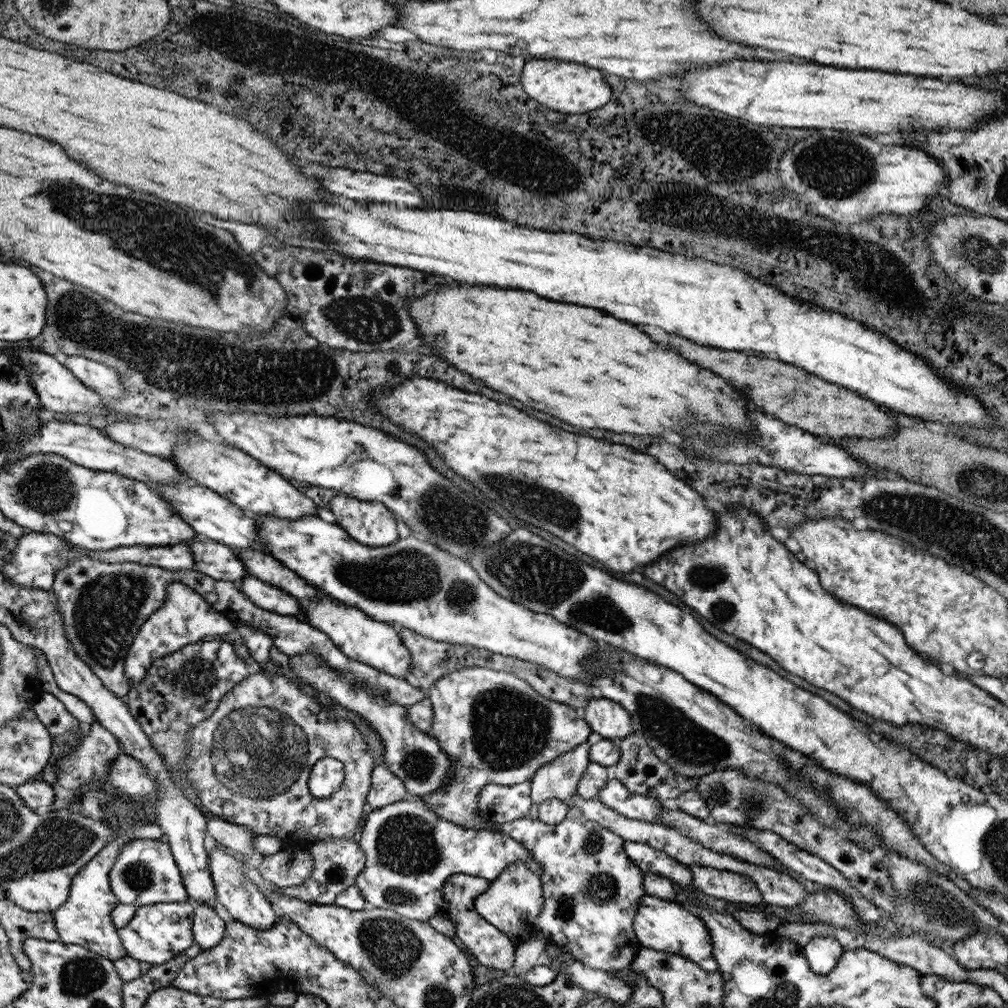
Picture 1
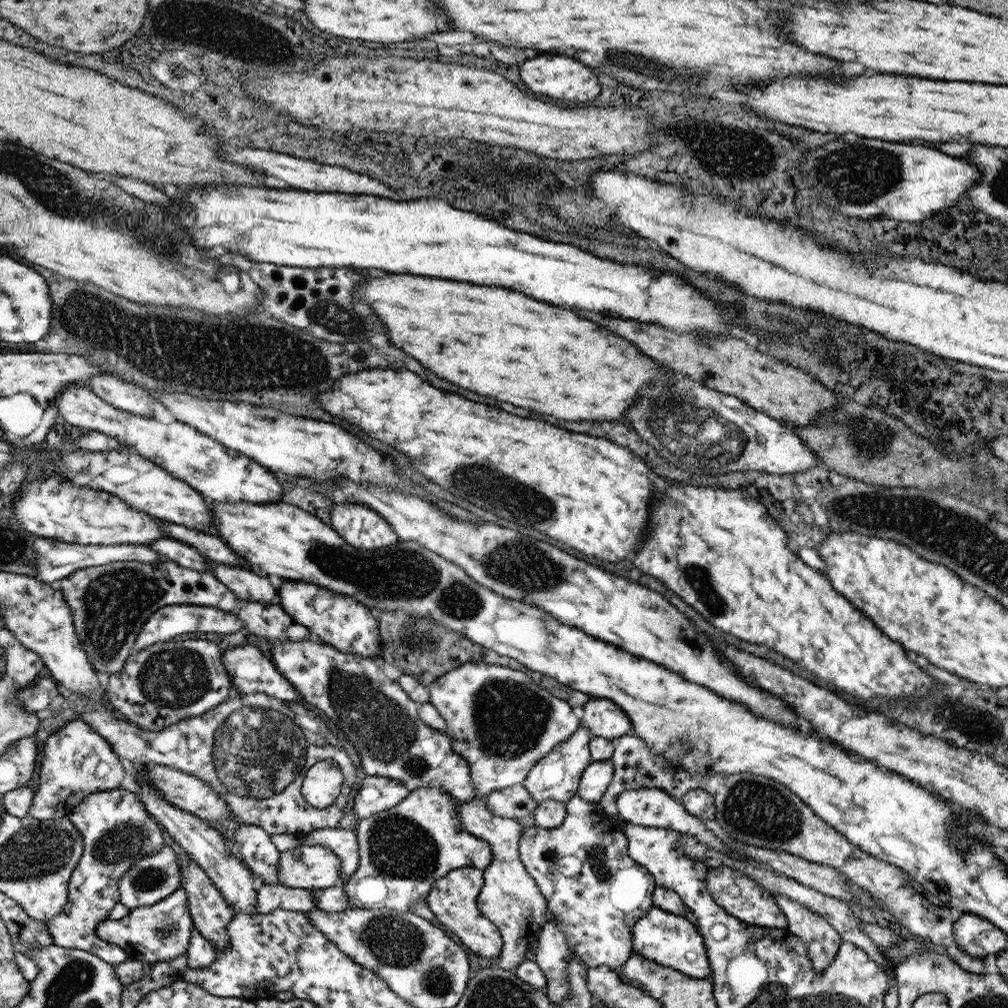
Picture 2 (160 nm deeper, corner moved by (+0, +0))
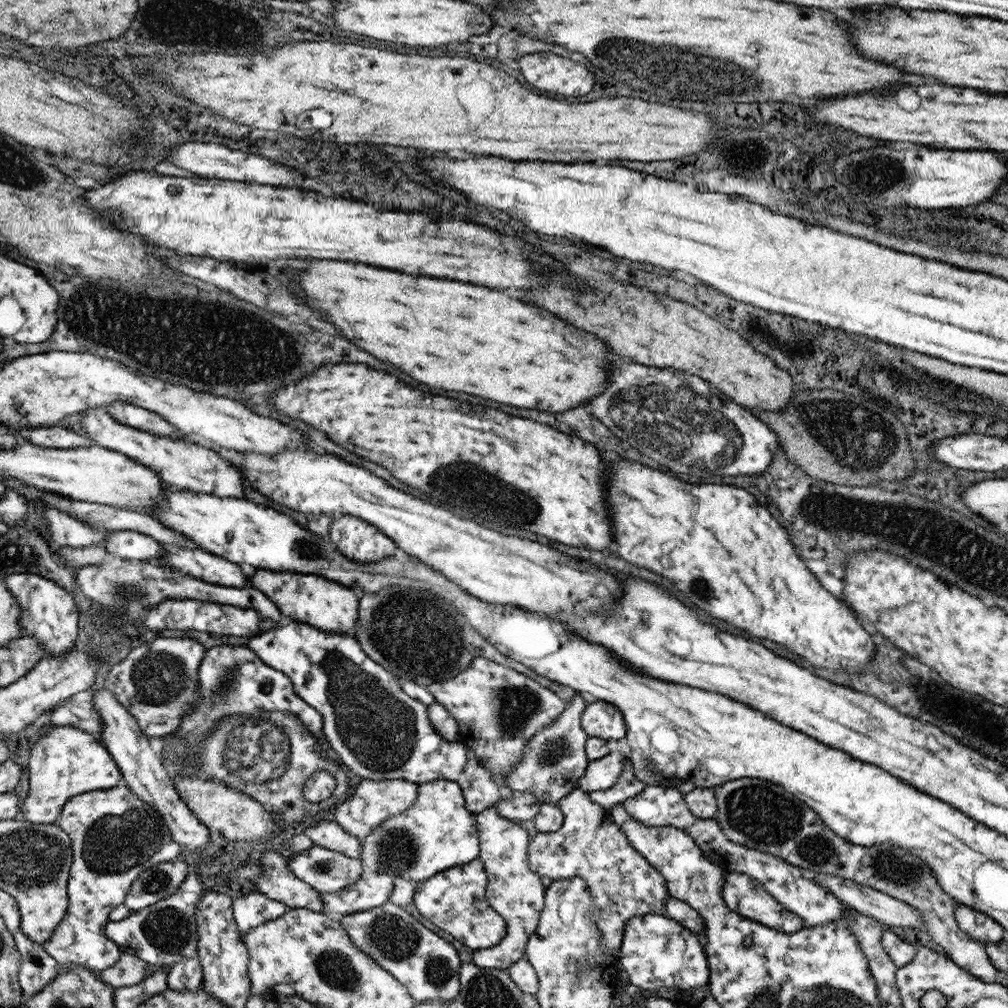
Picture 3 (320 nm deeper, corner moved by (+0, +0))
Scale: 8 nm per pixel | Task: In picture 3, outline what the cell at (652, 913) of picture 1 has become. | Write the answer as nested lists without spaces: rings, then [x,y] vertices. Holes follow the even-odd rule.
[[[657,914],[633,916],[625,921],[622,936],[617,960],[633,986],[649,991],[662,986],[691,989],[707,984],[709,971],[702,938],[671,917]]]

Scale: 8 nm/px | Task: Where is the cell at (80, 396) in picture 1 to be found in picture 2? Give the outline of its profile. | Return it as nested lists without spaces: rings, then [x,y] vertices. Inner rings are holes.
[[[66,386],[57,399],[53,401],[53,406],[57,408],[57,414],[66,420],[69,424],[76,426],[78,429],[83,427],[87,430],[100,432],[109,438],[114,438],[119,444],[124,444],[126,448],[132,448],[133,452],[141,457],[152,461],[153,464],[159,465],[171,477],[175,477],[187,484],[191,489],[195,489],[207,500],[217,502],[246,502],[246,503],[276,503],[281,496],[281,488],[275,478],[259,466],[257,461],[249,460],[249,457],[243,456],[240,452],[230,448],[225,448],[220,442],[213,440],[212,437],[205,436],[191,428],[187,424],[171,420],[168,423],[161,423],[153,417],[145,418],[139,415],[133,415],[120,409],[113,408],[112,405],[105,403],[96,393],[91,391],[87,386]]]

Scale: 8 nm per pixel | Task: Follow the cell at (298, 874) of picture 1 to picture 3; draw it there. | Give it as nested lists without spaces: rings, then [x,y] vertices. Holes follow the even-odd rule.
[[[315,844],[287,857],[287,863],[293,876],[319,893],[337,892],[349,887],[359,879],[362,868],[359,858],[354,859]]]

